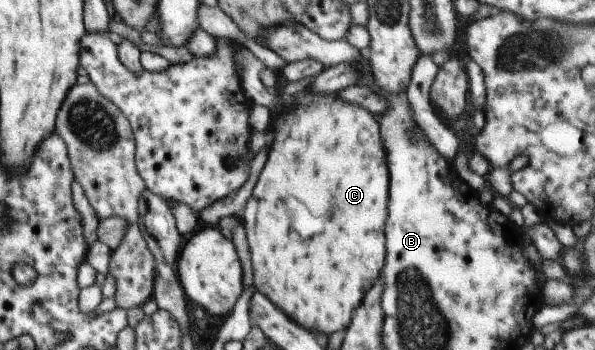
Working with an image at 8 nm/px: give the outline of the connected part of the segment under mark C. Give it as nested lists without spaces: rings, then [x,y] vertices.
[[[304,93],[298,101],[298,107],[288,115],[280,117],[276,123],[276,137],[272,141],[272,149],[266,161],[266,167],[254,185],[250,199],[243,211],[243,225],[247,233],[248,247],[251,253],[252,269],[254,269],[254,288],[266,295],[280,311],[284,311],[294,323],[304,327],[309,332],[326,333],[347,329],[352,318],[352,311],[362,303],[366,291],[376,283],[384,265],[384,225],[388,217],[388,171],[386,171],[386,155],[378,133],[376,117],[358,105],[348,105],[344,101],[336,101],[334,95],[312,95]]]

